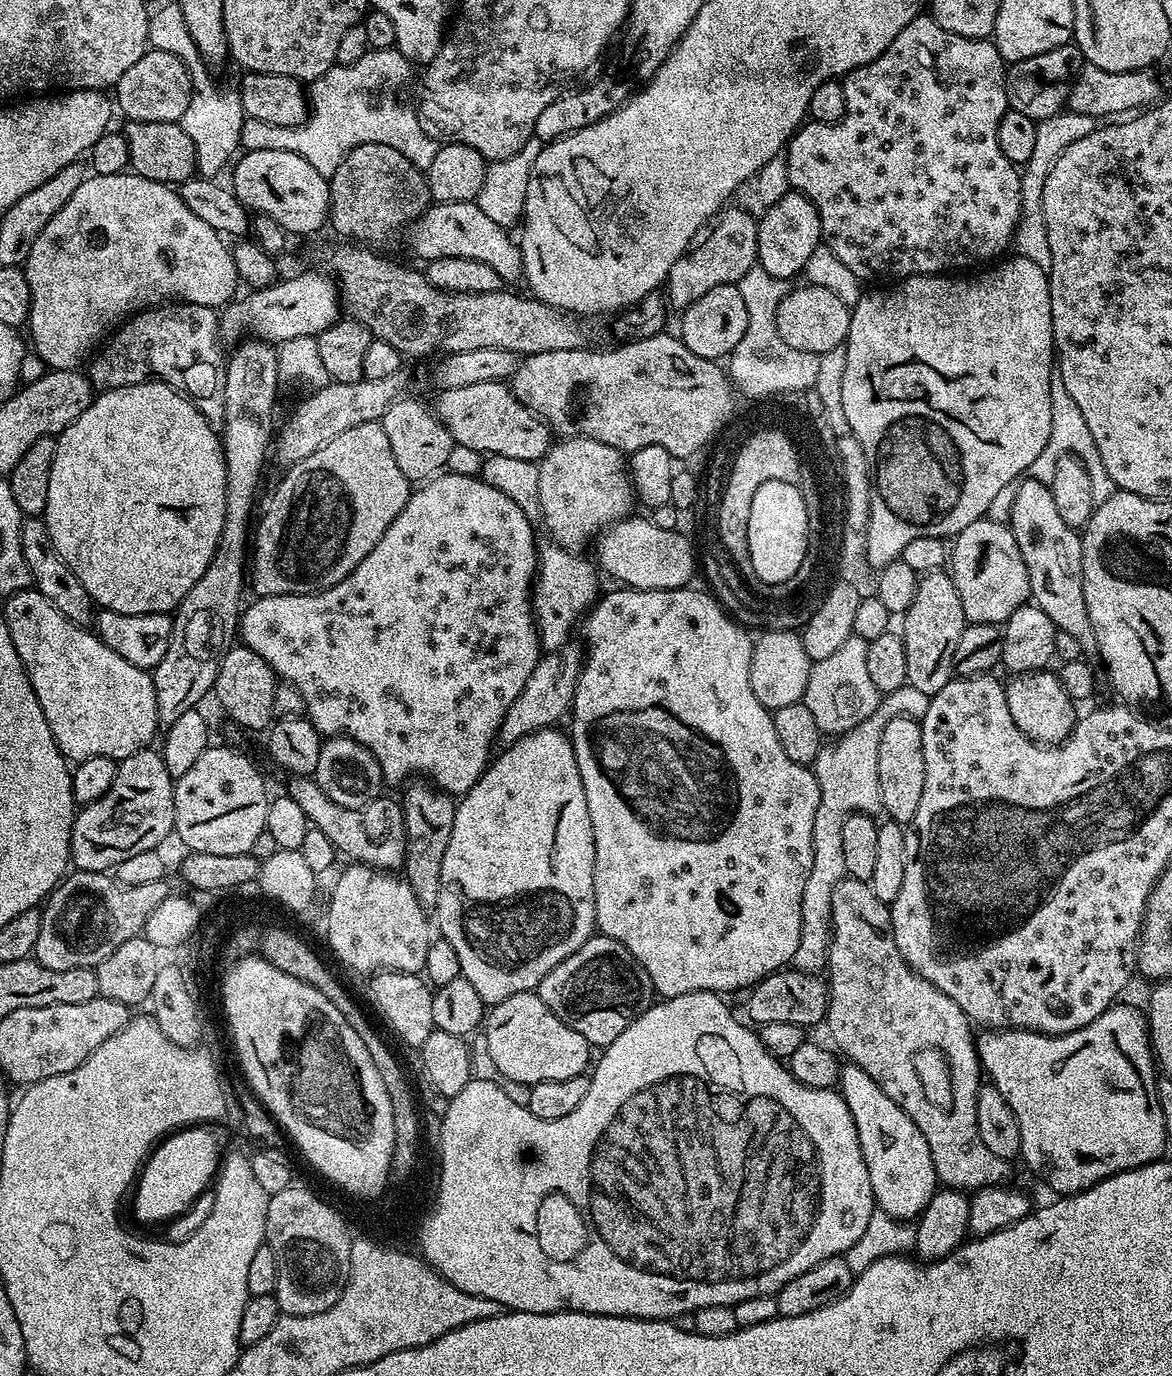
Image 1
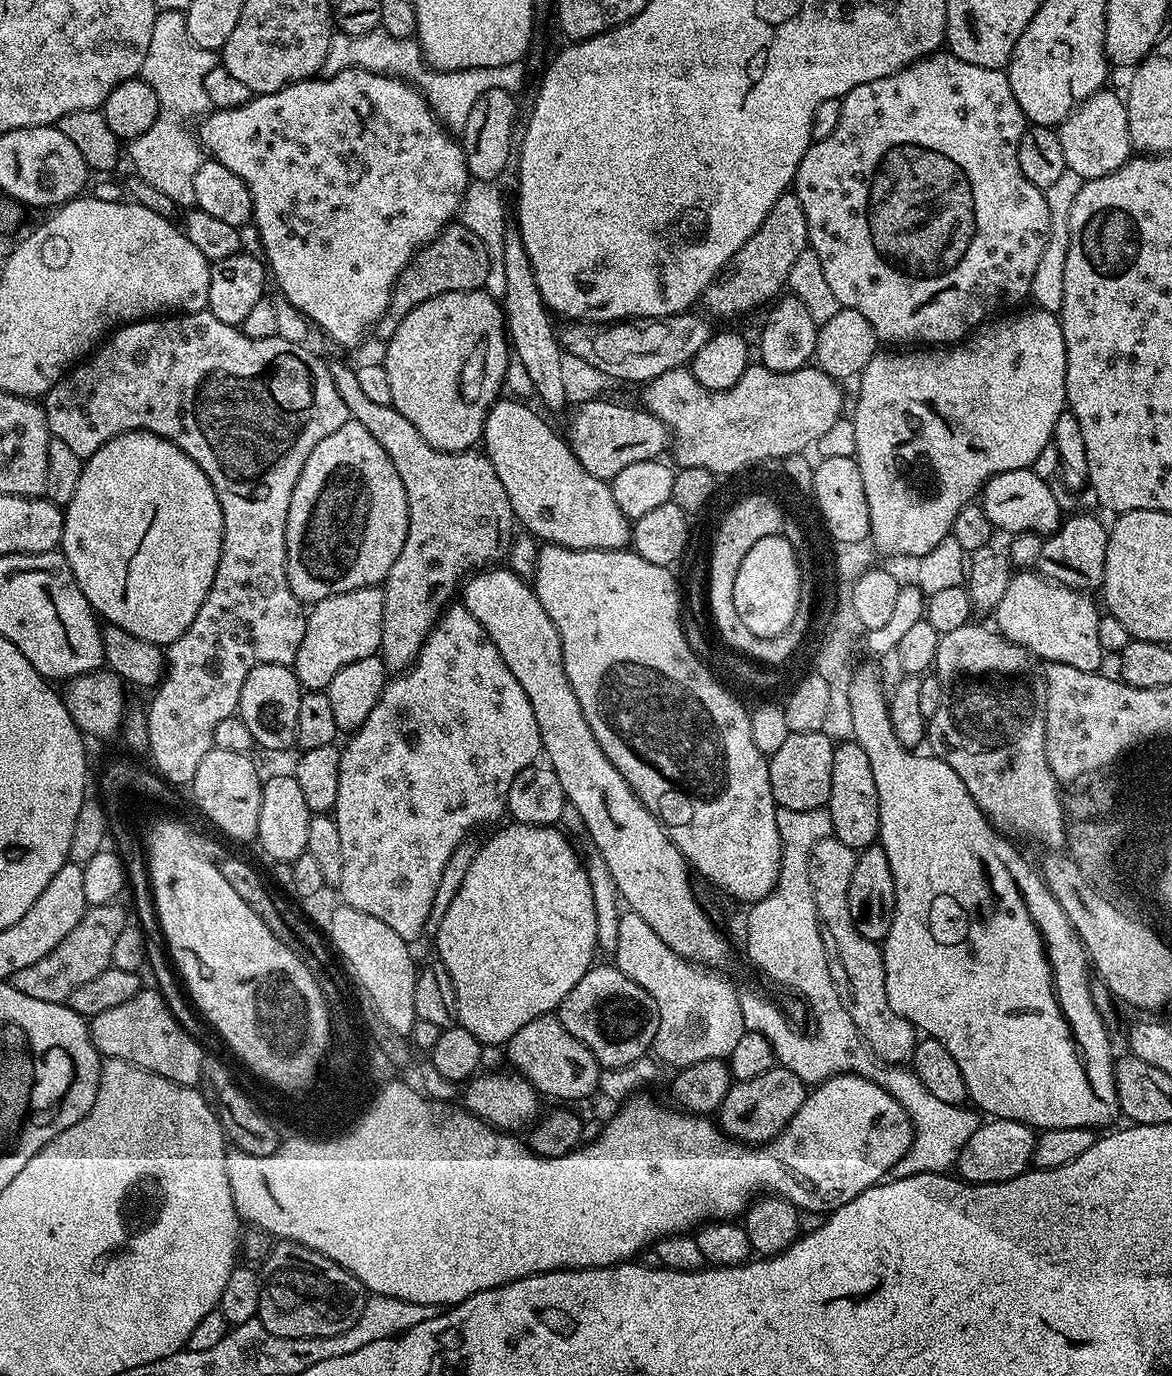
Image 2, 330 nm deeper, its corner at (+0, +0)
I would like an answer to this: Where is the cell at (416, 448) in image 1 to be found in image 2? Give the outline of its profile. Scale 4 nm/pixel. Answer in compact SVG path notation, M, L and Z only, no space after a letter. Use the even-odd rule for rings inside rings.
M478 288L469 292L438 294L438 298L430 298L426 302L414 306L414 310L410 310L410 314L406 314L406 318L402 318L402 322L398 322L398 330L394 330L392 337L386 341L385 348L388 349L384 352L382 363L386 375L390 377L391 405L398 410L398 414L402 414L402 418L408 419L414 426L414 430L418 430L420 437L438 450L443 452L466 452L475 449L481 443L484 435L484 423L489 410L492 409L497 400L501 399L506 366L510 359L510 341L508 329L504 323L504 309L501 301L494 299L488 292Z

